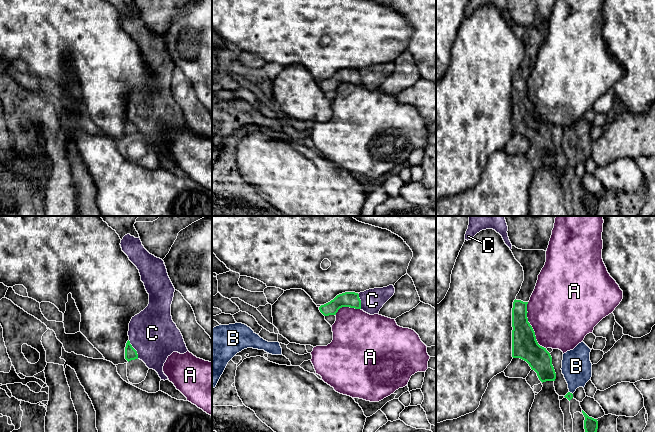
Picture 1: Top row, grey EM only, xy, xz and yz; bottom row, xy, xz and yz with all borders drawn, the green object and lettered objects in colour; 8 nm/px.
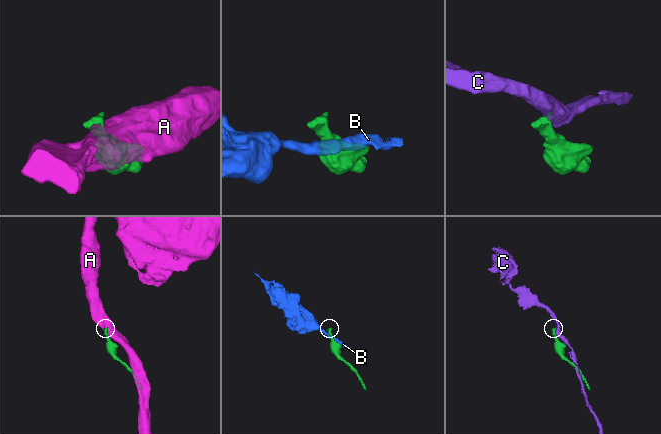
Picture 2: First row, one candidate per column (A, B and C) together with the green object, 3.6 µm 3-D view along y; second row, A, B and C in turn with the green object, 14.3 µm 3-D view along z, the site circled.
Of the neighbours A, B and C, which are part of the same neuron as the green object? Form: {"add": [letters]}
{"add": []}

